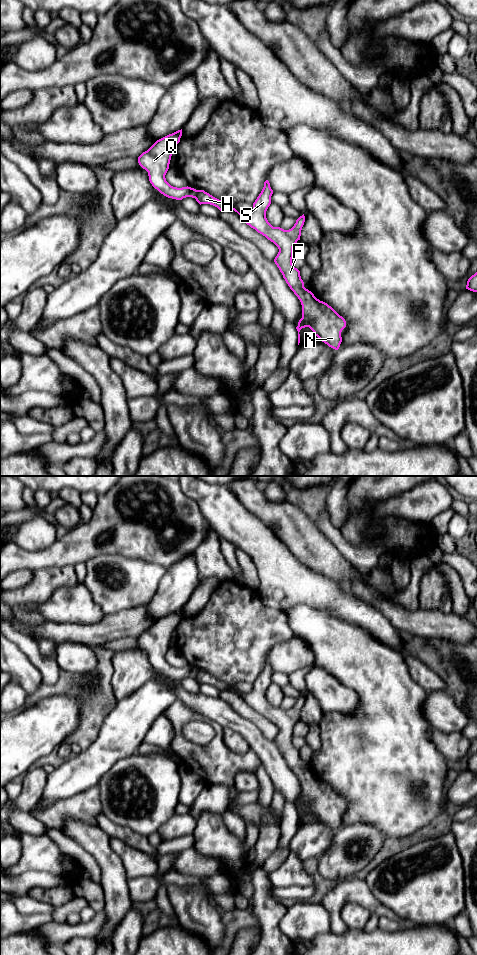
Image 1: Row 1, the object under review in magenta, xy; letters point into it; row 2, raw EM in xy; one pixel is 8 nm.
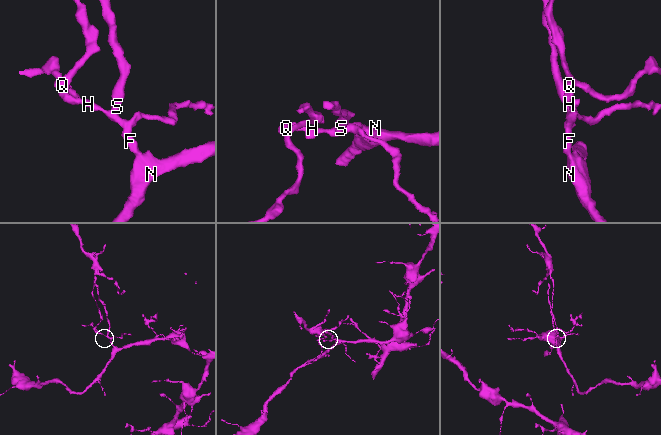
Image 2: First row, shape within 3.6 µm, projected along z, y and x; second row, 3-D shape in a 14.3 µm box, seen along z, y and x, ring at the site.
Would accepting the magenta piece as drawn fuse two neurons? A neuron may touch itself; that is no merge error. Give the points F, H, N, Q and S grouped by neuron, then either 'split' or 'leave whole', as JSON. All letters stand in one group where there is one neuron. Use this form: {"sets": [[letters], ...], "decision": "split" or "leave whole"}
{"sets": [["F", "H", "N", "S"], ["Q"]], "decision": "split"}

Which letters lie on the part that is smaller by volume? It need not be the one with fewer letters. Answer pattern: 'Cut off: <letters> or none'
Cut off: Q

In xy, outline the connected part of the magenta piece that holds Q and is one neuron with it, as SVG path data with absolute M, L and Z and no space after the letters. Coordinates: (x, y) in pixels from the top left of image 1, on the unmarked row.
M182 609L157 620L147 631L138 637L139 645L148 652L152 666L168 678L182 680L196 677L197 670L191 667L177 668L171 666L165 658L169 649L171 636L180 622Z

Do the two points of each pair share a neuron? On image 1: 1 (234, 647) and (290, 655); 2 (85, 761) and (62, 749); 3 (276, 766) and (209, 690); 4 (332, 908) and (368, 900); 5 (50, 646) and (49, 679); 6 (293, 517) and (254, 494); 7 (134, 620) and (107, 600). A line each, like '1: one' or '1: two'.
1: two
2: two
3: two
4: one
5: two
6: one
7: two

